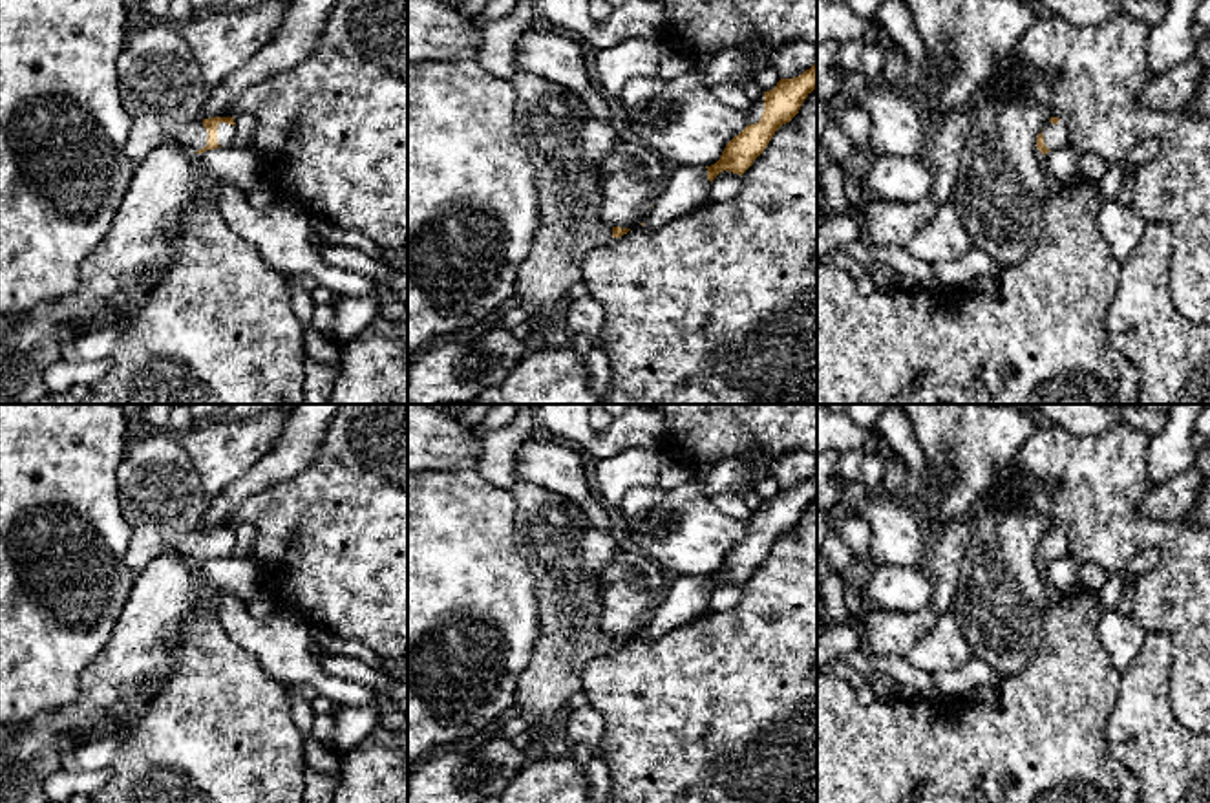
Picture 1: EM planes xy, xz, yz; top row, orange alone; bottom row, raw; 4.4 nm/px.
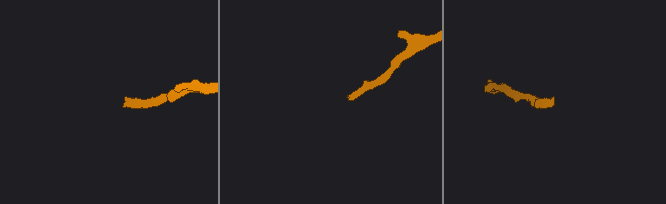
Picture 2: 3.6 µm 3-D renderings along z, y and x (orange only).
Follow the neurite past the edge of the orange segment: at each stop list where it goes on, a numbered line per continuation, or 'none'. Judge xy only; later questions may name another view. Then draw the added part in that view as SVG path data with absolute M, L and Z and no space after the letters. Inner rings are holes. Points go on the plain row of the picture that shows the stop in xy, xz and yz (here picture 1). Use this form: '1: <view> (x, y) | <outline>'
1: xy (161, 496) | M168 430L133 435L117 470L117 490L132 530L124 562L135 574L165 551L194 563L207 556L201 523L208 505L179 435Z

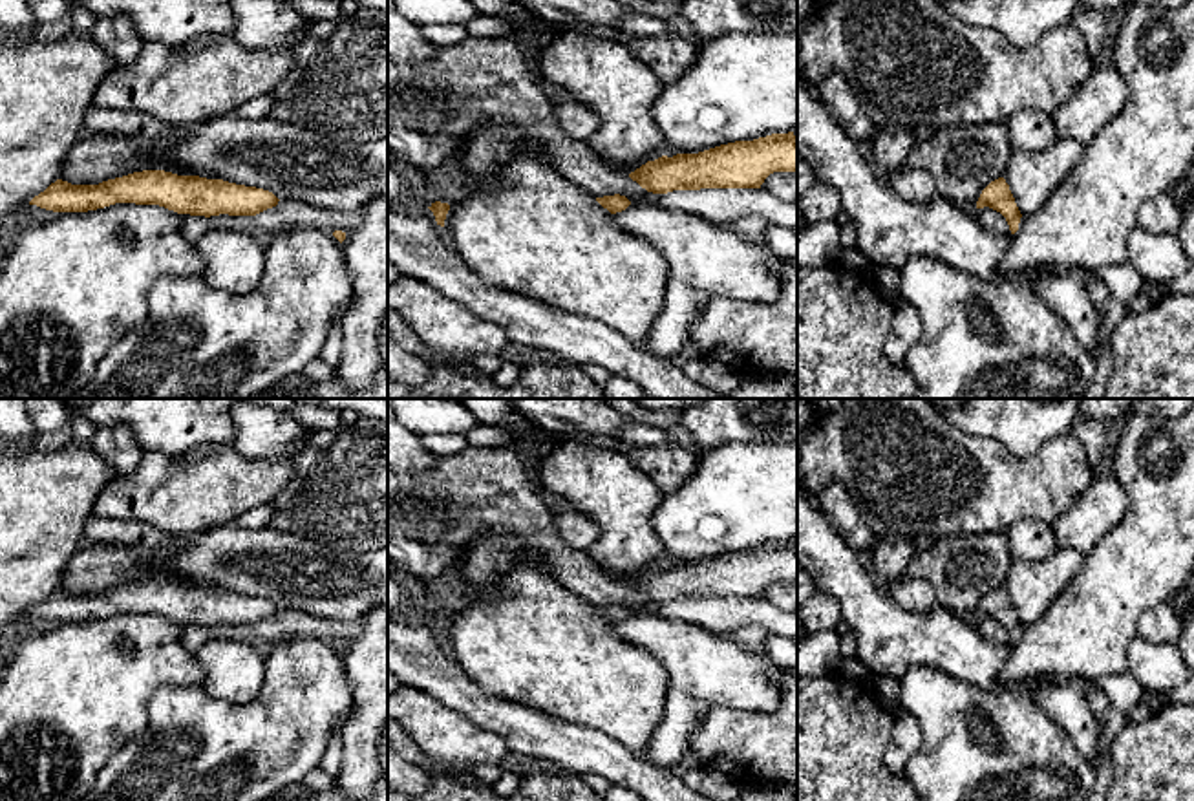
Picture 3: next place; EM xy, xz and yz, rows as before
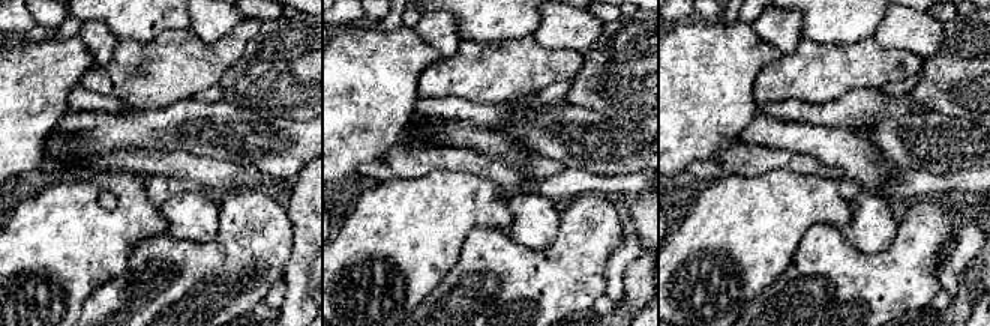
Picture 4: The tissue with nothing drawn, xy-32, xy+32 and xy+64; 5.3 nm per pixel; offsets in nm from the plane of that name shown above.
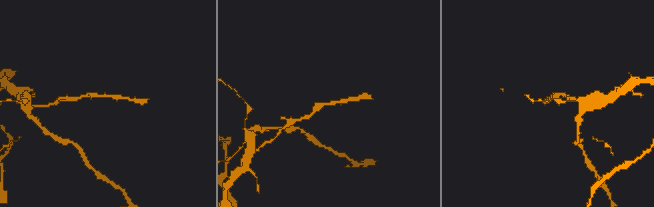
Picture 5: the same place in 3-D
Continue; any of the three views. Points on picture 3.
none

